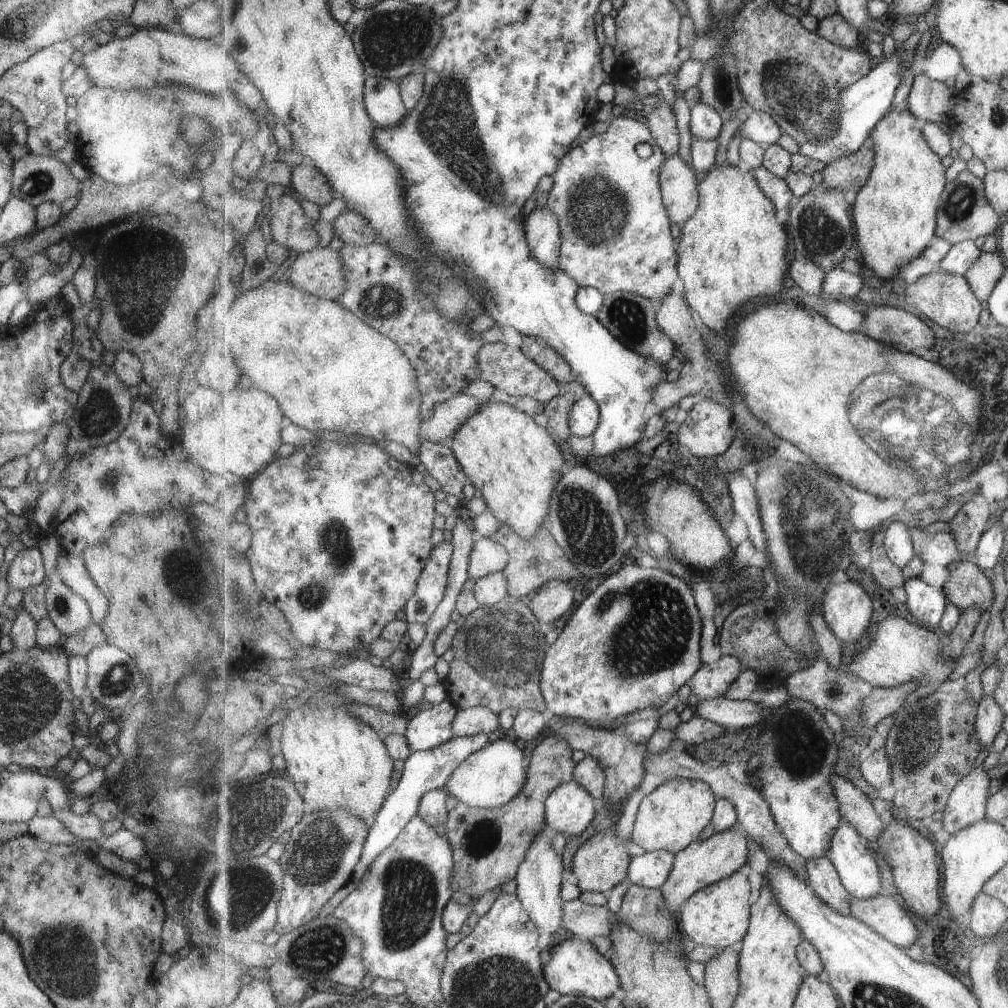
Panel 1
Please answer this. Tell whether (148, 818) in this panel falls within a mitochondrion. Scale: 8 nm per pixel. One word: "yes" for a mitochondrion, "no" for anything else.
no

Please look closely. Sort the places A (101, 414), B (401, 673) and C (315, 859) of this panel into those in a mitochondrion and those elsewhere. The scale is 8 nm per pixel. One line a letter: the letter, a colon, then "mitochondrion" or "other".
A: mitochondrion
B: other
C: mitochondrion

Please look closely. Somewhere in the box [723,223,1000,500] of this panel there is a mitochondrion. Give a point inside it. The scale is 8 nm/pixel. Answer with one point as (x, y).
(937, 440)

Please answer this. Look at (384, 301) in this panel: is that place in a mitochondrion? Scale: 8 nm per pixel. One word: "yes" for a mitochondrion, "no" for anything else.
yes

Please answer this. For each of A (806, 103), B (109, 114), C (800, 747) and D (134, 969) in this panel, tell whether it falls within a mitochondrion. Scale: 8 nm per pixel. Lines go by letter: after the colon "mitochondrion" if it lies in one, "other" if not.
A: mitochondrion
B: other
C: mitochondrion
D: other

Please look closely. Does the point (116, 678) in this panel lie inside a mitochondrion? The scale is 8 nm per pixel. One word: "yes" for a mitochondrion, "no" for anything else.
yes

